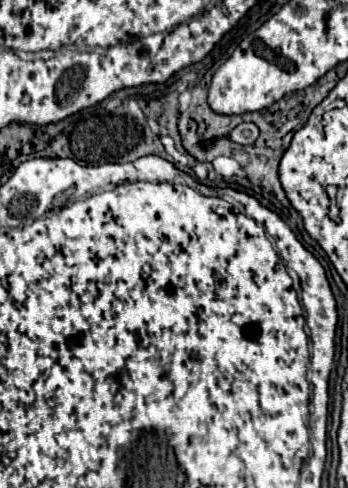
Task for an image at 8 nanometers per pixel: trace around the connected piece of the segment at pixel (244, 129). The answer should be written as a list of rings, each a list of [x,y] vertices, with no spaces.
[[[252,122],[238,124],[238,126],[230,132],[230,138],[232,138],[236,144],[254,144],[254,140],[258,138],[256,124],[252,124]]]

